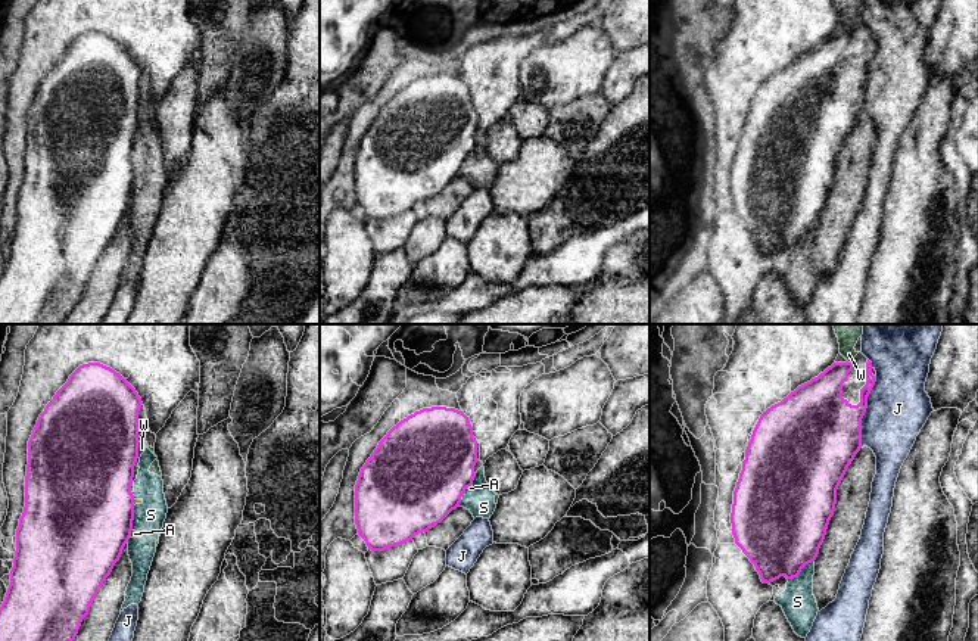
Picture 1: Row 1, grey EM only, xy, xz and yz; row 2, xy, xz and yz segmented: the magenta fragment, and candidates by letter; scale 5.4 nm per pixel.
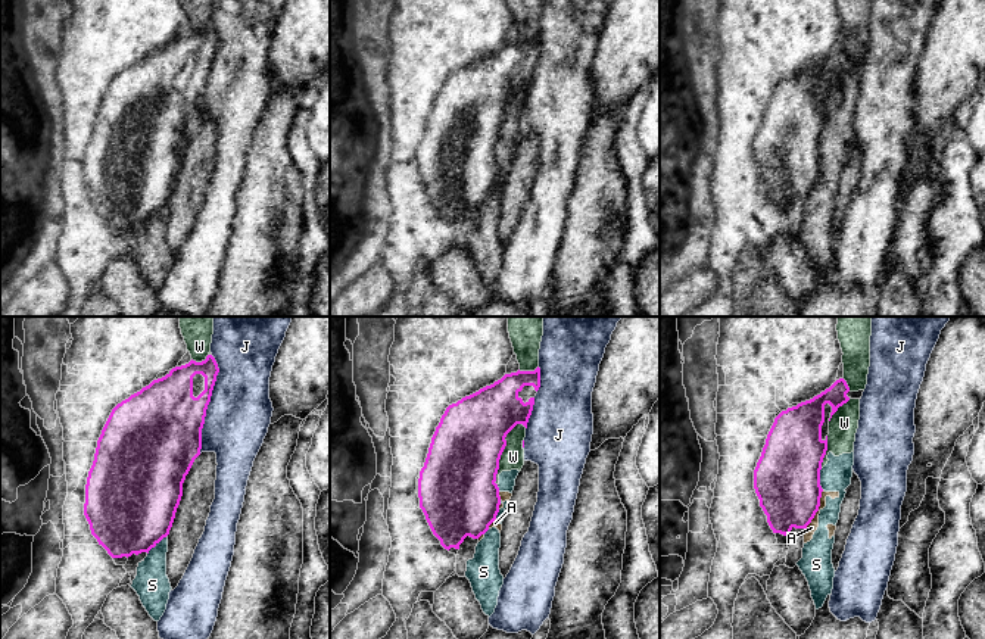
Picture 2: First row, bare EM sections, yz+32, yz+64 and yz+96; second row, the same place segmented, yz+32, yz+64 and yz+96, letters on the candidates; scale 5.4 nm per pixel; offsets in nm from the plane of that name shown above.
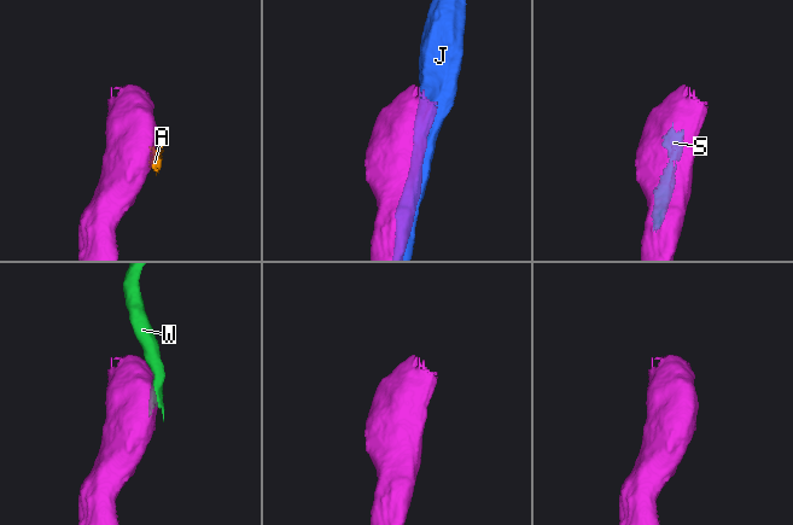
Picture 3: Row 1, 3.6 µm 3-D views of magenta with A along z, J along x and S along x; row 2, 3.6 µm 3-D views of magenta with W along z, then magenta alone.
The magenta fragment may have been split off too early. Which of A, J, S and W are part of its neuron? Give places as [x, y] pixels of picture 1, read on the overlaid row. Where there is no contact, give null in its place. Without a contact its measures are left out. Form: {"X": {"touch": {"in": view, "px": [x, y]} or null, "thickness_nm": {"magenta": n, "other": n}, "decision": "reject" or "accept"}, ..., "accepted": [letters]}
{"A": {"touch": {"in": "xy", "px": [130, 534]}, "thickness_nm": {"magenta": 500, "other": 40}, "decision": "reject"}, "J": {"touch": {"in": "yz", "px": [865, 411]}, "thickness_nm": {"magenta": 400, "other": 340}, "decision": "reject"}, "S": {"touch": {"in": "yz", "px": [800, 571]}, "thickness_nm": {"magenta": 460, "other": 190}, "decision": "reject"}, "W": {"touch": {"in": "xy", "px": [133, 467]}, "thickness_nm": {"magenta": 500, "other": 40}, "decision": "reject"}, "accepted": []}

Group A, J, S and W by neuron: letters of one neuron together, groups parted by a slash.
A S W / J

